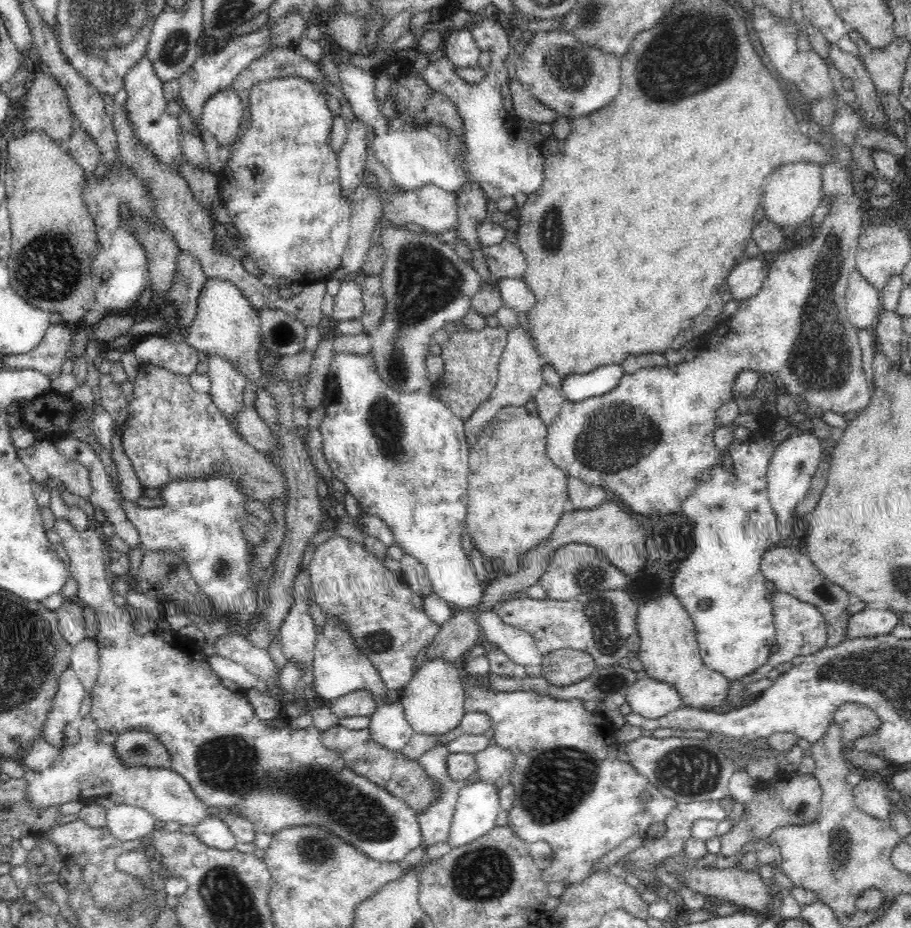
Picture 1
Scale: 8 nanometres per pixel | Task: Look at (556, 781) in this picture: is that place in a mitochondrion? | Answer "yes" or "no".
yes

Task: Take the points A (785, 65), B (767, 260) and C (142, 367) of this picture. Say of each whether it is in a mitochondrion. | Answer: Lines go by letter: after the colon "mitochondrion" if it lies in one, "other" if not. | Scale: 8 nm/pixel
A: other
B: other
C: other

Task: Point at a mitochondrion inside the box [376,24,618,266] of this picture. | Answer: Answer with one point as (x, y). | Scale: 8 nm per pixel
(572, 69)

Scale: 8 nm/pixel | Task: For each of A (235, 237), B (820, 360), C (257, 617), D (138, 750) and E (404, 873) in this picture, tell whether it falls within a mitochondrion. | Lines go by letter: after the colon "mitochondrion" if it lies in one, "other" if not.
A: other
B: mitochondrion
C: other
D: mitochondrion
E: other

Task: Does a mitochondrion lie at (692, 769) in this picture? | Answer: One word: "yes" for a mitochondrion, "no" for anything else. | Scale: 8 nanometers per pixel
yes

